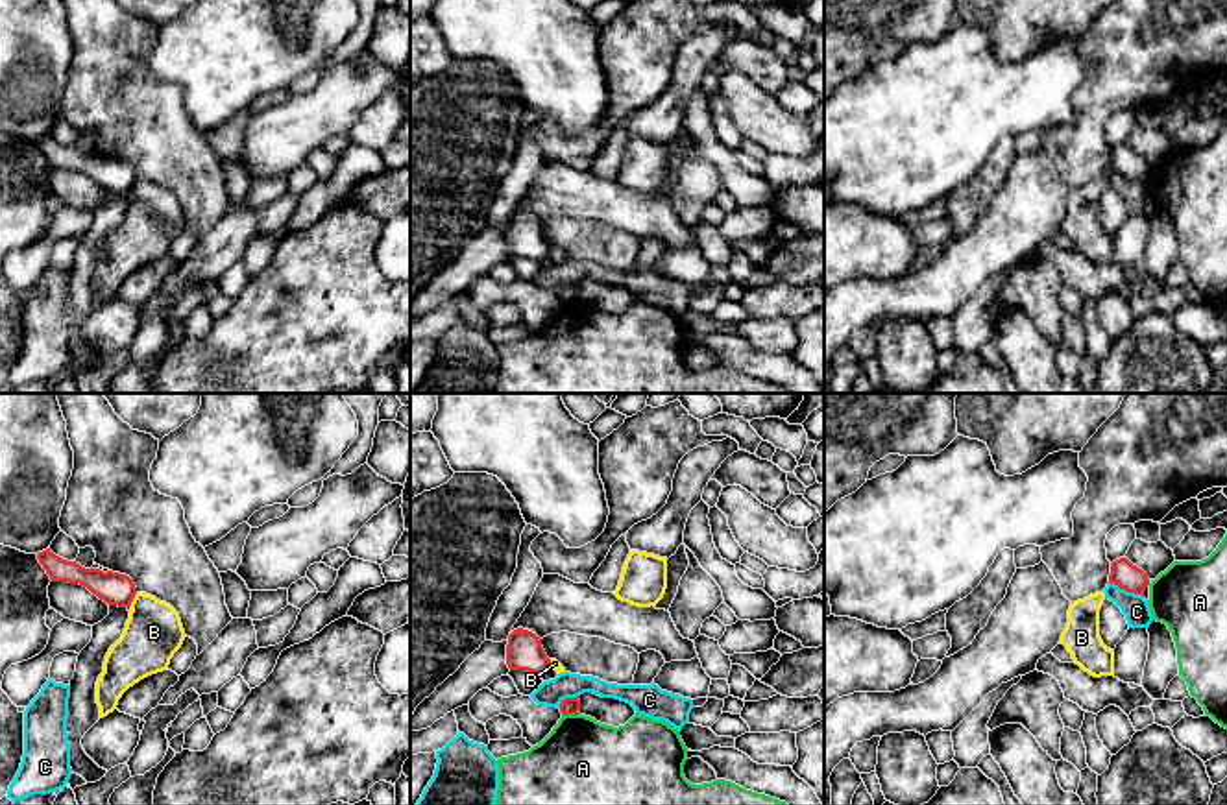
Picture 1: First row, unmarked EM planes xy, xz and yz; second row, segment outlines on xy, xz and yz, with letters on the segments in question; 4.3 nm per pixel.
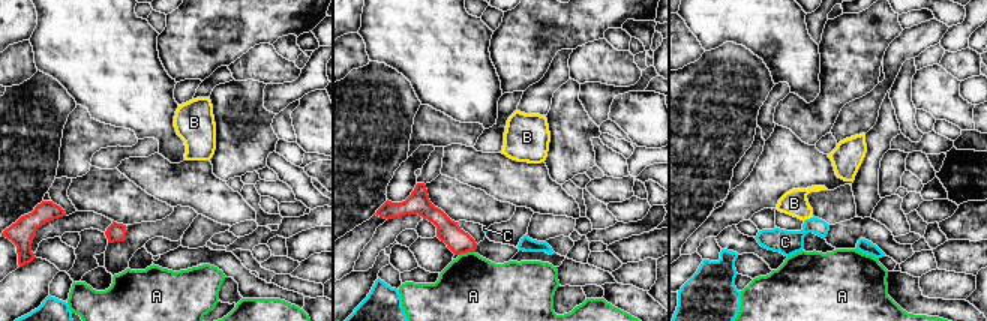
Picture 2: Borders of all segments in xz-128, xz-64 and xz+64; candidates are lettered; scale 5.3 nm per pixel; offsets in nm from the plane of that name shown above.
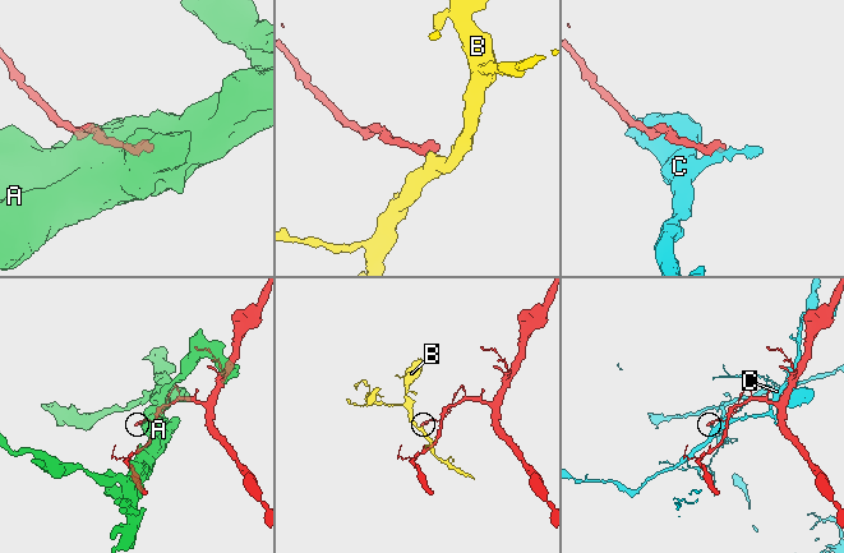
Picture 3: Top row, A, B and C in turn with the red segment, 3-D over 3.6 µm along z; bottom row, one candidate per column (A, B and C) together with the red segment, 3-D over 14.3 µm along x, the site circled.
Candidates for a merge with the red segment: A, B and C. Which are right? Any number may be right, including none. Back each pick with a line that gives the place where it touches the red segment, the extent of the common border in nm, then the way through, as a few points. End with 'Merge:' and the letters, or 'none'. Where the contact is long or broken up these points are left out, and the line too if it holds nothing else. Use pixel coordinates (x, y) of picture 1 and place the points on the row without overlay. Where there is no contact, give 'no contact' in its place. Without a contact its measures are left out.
Merge: none

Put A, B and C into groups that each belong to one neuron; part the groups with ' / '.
A / B / C

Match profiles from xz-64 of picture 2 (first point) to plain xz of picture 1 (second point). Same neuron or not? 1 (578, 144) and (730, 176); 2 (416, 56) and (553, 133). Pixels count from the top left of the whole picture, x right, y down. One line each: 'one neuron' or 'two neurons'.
1: two neurons
2: two neurons

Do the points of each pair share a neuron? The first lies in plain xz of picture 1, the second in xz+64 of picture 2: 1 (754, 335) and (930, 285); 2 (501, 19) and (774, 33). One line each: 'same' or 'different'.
1: same
2: same

